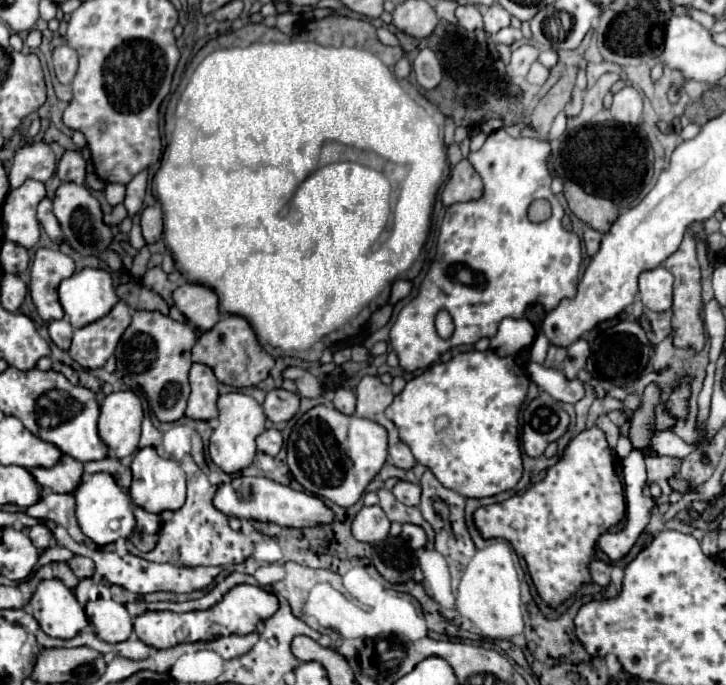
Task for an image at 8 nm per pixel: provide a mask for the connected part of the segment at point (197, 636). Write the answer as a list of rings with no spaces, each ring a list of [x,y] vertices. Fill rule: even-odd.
[[[241,584],[237,588],[231,588],[221,602],[217,602],[209,610],[199,610],[199,612],[185,612],[185,614],[175,614],[175,612],[145,612],[135,618],[133,628],[135,634],[149,646],[153,648],[171,648],[183,642],[207,642],[215,640],[221,636],[237,634],[245,636],[251,634],[259,622],[269,620],[279,608],[279,602],[275,594],[259,588],[259,586],[249,586]]]

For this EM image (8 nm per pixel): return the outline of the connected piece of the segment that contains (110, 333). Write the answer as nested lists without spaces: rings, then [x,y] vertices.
[[[117,302],[113,310],[101,320],[75,330],[69,356],[83,368],[101,368],[115,352],[117,342],[131,322],[131,310],[127,304]]]

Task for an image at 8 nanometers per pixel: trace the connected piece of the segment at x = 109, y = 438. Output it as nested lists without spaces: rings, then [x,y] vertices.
[[[131,390],[109,394],[101,404],[99,436],[115,458],[129,456],[139,446],[143,406]]]

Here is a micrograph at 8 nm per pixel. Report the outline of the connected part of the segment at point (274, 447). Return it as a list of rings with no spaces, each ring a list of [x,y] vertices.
[[[271,428],[271,430],[265,430],[259,438],[257,438],[257,450],[269,454],[269,456],[277,456],[279,450],[283,446],[283,436],[279,430]]]

